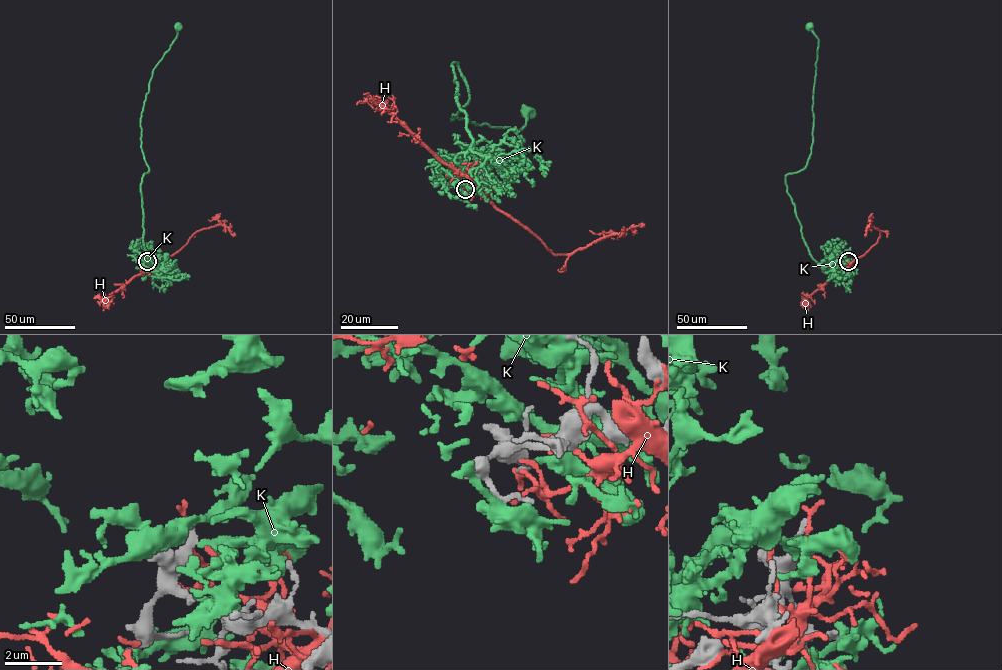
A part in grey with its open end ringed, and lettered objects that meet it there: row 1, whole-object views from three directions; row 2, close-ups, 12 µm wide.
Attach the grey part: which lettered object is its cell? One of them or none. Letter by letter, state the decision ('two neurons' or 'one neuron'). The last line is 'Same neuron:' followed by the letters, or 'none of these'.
H: two neurons
K: two neurons
Same neuron: none of these

